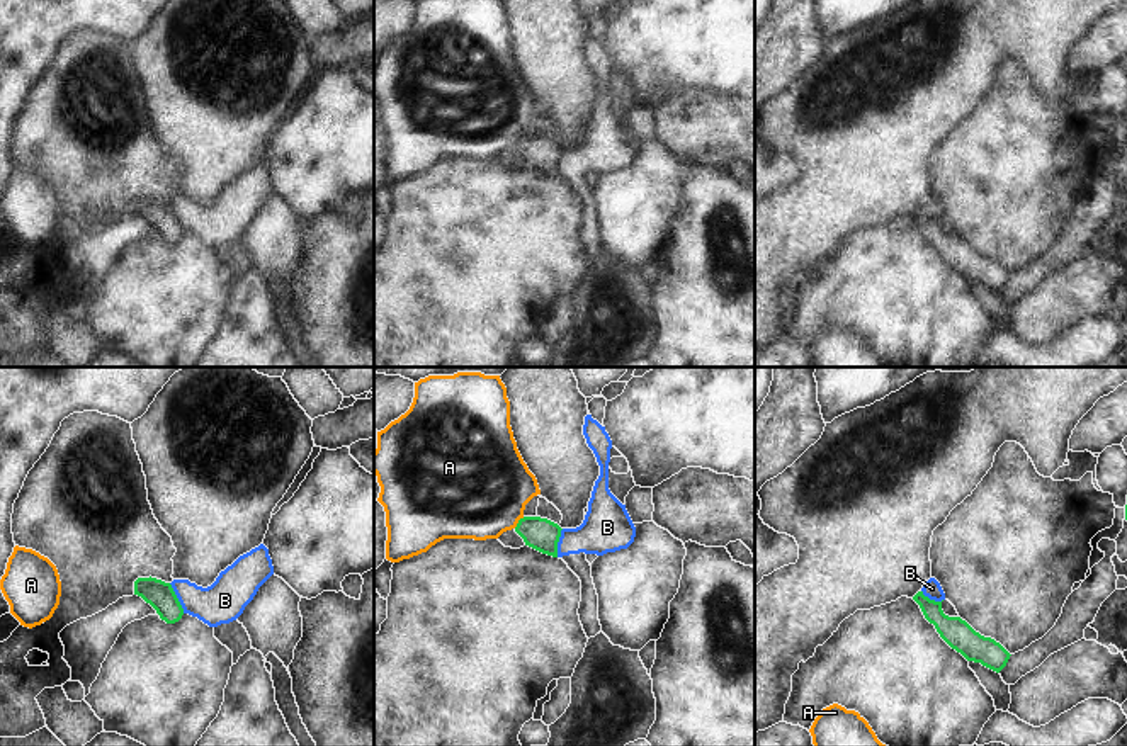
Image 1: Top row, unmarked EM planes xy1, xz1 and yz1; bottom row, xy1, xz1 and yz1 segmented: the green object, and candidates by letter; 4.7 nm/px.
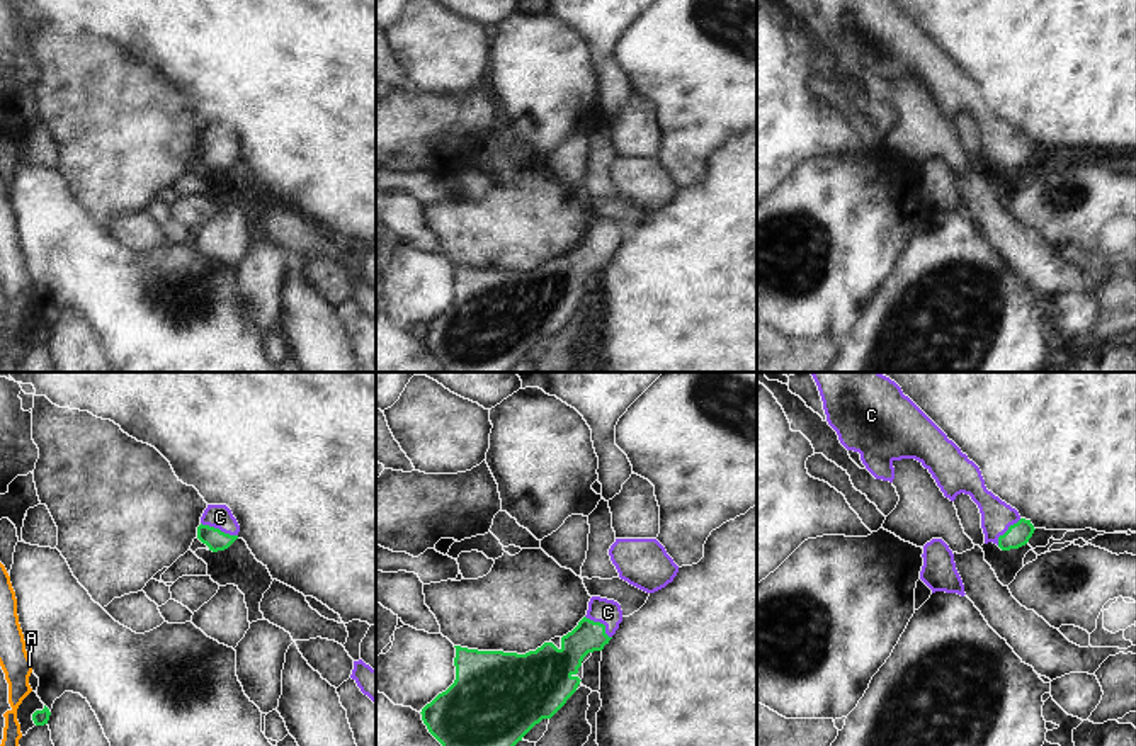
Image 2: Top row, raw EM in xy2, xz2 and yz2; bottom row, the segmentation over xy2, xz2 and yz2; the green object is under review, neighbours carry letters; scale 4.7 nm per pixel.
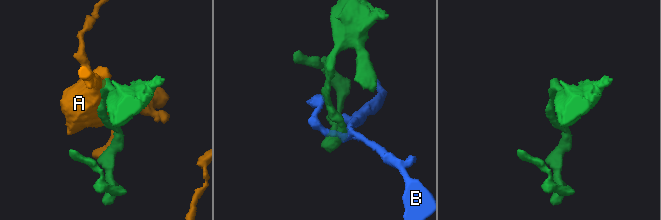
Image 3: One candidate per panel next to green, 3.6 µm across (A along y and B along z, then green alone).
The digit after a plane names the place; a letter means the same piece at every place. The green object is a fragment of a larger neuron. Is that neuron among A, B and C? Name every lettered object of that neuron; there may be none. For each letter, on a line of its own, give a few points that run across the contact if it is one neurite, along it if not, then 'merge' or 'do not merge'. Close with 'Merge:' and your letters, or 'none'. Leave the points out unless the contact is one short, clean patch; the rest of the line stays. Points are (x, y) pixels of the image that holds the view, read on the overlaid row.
A: do not merge
B: line xy1 (169, 583), (184, 612); do not merge
C: line xy2 (215, 539), (218, 529), (220, 517); merge
Merge: C

